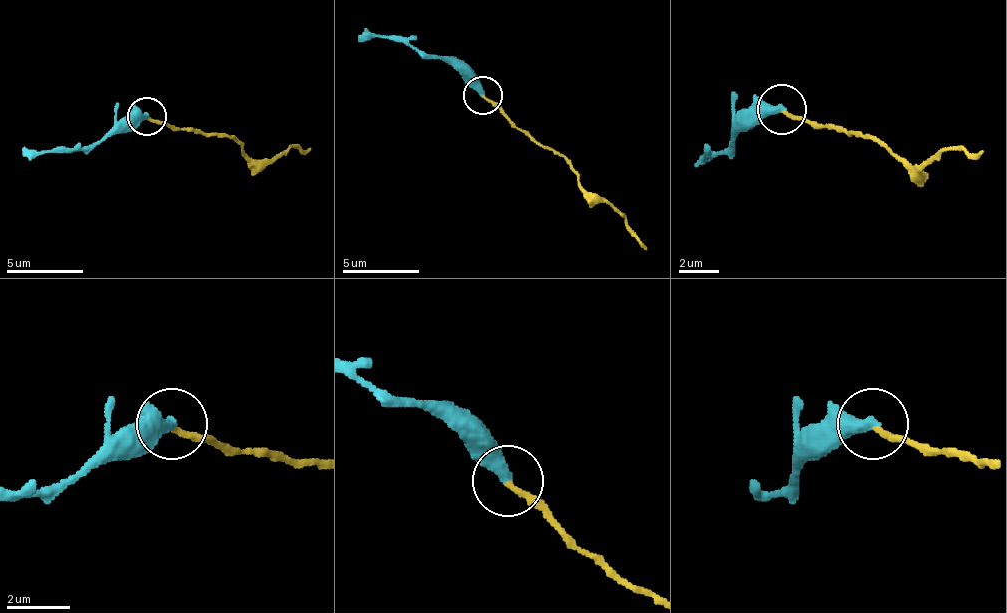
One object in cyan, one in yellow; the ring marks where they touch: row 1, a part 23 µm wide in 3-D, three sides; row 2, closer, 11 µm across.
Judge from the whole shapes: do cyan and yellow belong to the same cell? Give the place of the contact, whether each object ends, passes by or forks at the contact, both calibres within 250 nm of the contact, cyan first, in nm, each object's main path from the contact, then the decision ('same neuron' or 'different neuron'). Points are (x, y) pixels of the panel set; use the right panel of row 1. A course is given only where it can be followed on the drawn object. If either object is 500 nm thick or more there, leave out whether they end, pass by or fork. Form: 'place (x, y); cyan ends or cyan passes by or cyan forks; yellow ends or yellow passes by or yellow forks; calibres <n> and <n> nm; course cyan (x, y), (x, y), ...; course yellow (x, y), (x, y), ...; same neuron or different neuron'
place (781, 109); cyan ends; yellow ends; calibres 440 and 180 nm; course cyan (783, 107), (763, 107), (723, 152), (693, 167); course yellow (783, 107), (862, 132), (907, 167), (927, 167), (947, 147), (981, 152); different neuron

